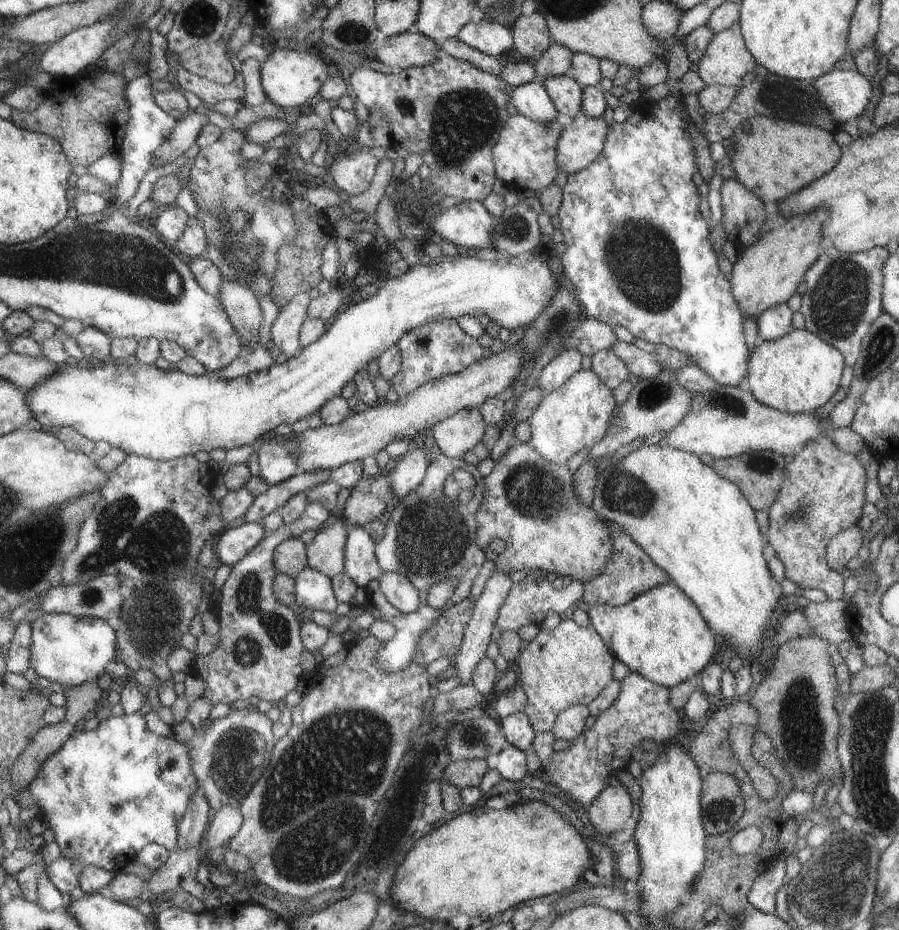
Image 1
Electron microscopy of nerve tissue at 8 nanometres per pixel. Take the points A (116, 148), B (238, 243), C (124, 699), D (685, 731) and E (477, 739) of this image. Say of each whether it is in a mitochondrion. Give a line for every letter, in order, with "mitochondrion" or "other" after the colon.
A: other
B: mitochondrion
C: other
D: other
E: mitochondrion

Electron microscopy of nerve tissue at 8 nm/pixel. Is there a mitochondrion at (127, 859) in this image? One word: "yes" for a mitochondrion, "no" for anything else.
no

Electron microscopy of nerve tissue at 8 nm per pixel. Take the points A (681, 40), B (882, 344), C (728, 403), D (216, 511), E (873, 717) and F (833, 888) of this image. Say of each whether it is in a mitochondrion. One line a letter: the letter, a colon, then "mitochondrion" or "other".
A: other
B: mitochondrion
C: mitochondrion
D: other
E: mitochondrion
F: mitochondrion

